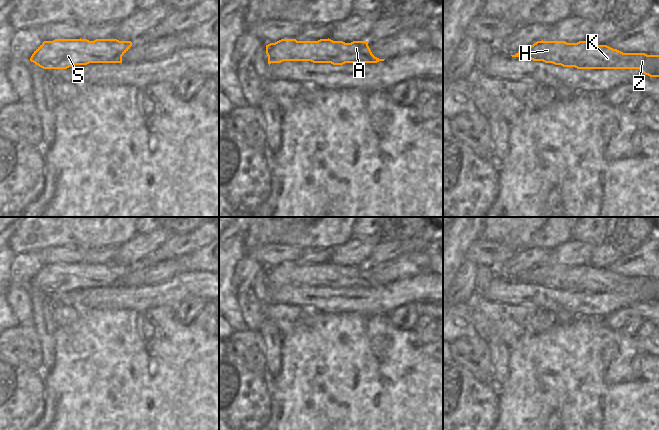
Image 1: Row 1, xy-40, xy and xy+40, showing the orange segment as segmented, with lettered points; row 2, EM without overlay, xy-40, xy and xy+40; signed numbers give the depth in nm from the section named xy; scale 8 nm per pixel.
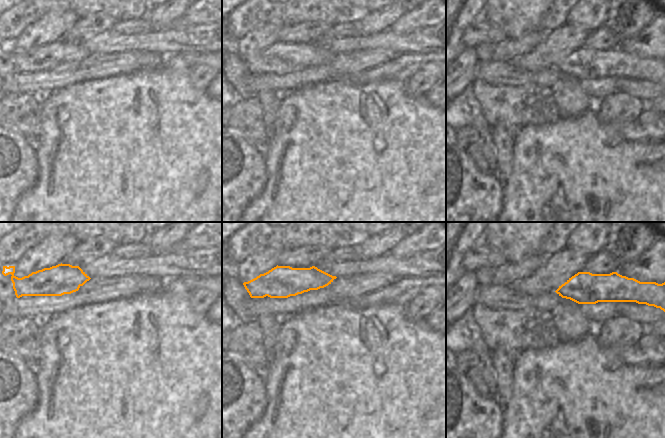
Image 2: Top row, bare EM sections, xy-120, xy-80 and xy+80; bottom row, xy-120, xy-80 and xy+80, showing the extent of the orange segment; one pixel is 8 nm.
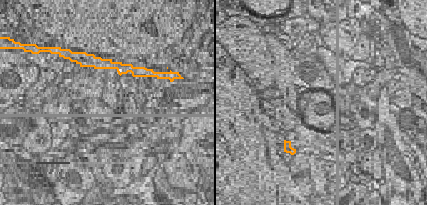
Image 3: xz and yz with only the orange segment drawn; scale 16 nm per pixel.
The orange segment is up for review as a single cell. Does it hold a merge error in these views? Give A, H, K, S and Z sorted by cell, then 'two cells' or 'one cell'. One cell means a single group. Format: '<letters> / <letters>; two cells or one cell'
A H K S Z; one cell

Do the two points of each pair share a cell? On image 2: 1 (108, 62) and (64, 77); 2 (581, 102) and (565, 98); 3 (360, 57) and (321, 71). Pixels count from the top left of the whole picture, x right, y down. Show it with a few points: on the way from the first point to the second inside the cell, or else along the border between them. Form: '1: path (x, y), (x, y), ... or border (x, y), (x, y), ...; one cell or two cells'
1: path (97, 67), (75, 76); one cell
2: path (577, 102), (569, 98); one cell
3: path (350, 62), (331, 70); one cell

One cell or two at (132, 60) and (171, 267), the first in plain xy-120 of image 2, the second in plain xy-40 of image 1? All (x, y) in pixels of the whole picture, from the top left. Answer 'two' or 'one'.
one

